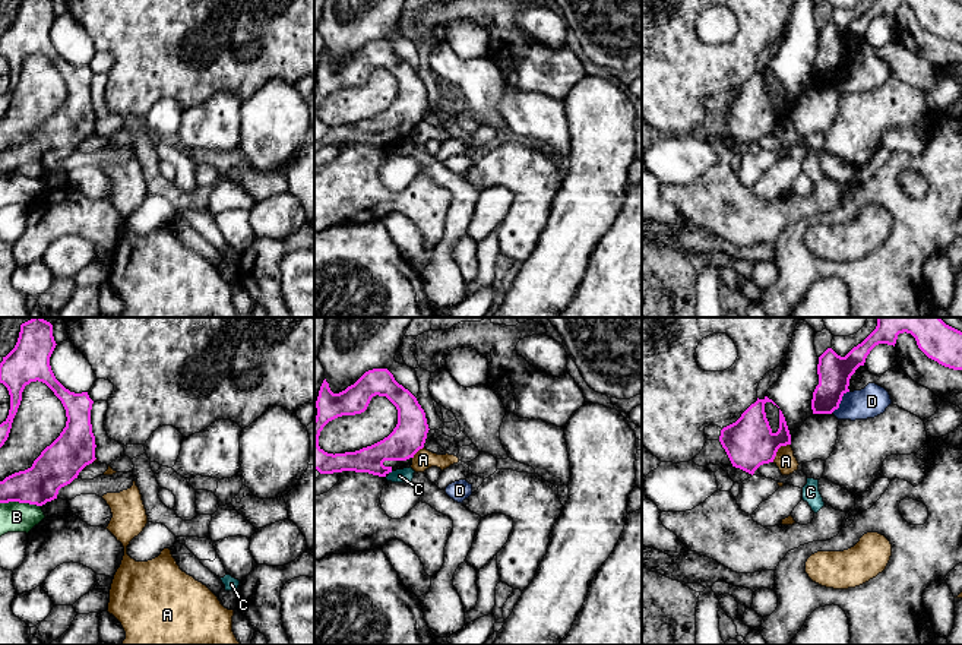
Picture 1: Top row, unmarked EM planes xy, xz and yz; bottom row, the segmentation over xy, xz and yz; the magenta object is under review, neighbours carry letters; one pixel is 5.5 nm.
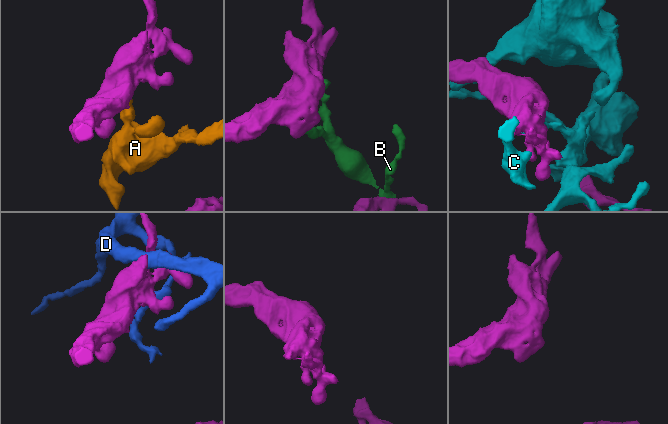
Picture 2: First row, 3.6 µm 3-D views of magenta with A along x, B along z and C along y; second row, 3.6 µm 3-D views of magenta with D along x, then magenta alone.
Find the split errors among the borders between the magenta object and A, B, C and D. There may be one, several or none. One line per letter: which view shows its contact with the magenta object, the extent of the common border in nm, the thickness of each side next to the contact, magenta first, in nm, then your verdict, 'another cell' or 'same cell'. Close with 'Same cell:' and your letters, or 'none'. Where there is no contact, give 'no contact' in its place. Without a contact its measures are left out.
A: meets magenta in yz; contact 140 nm long; 280 nm thick on the magenta side, 110 nm on the other; another cell
B: meets magenta in xy; contact 220 nm long; 220 nm thick on the magenta side, 170 nm on the other; another cell
C: meets magenta in xz; contact 30 nm long; 180 nm thick on the magenta side, 80 nm on the other; another cell
D: meets magenta in yz; contact 160 nm long; 180 nm thick on the magenta side, 170 nm on the other; another cell
Same cell: none

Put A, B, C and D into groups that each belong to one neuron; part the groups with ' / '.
A / B / C / D

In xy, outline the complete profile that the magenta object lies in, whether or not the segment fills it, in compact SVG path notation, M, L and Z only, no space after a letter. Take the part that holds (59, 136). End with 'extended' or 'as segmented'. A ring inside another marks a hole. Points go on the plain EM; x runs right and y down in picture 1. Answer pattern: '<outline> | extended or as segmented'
M20 0L15 20L0 35L0 56L10 67L9 88L0 97L0 120L9 110L22 64L31 54L45 56L61 73L67 89L60 108L41 124L31 140L0 154L0 176L42 178L57 171L58 162L96 132L91 97L94 73L88 64L70 64L56 51L50 38L56 18L53 0Z | as segmented

